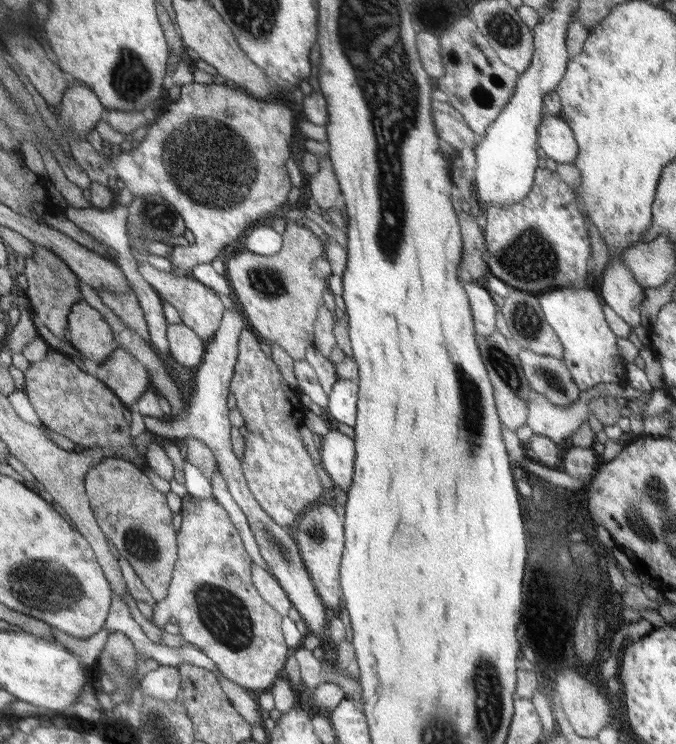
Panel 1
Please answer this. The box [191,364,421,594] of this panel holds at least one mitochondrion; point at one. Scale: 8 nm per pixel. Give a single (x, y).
(316, 533)

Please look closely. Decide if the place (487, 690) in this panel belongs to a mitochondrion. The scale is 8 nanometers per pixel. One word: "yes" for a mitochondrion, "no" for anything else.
yes

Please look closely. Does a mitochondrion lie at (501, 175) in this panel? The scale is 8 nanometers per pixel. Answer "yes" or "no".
no

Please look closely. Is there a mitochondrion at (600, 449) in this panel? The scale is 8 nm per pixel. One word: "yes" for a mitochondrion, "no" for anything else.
no

